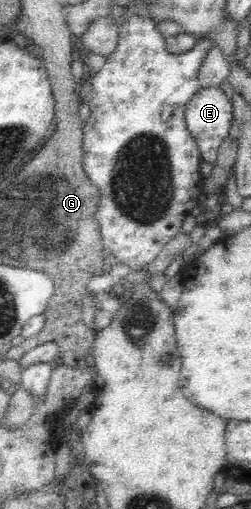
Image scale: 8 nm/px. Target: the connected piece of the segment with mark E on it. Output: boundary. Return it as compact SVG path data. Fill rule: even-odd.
M200 88L185 108L185 122L204 162L215 162L220 143L229 135L232 103L220 88Z

